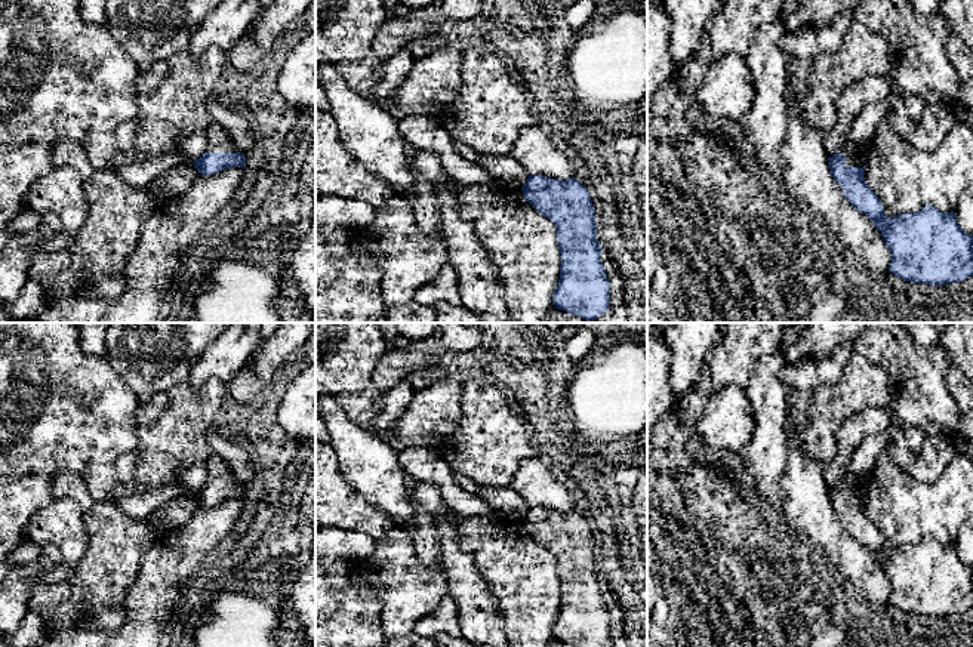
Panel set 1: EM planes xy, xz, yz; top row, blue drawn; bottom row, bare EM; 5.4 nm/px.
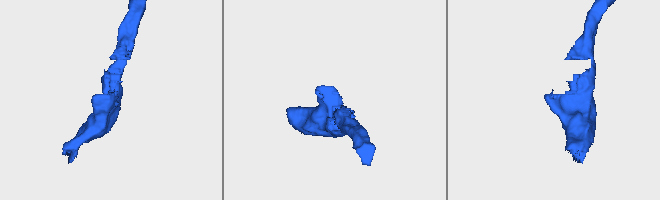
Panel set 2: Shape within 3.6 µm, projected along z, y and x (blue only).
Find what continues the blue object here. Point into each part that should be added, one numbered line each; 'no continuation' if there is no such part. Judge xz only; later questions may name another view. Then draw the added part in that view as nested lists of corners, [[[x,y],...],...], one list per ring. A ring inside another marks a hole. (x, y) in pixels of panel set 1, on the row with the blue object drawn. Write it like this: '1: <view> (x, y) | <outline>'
no continuation

